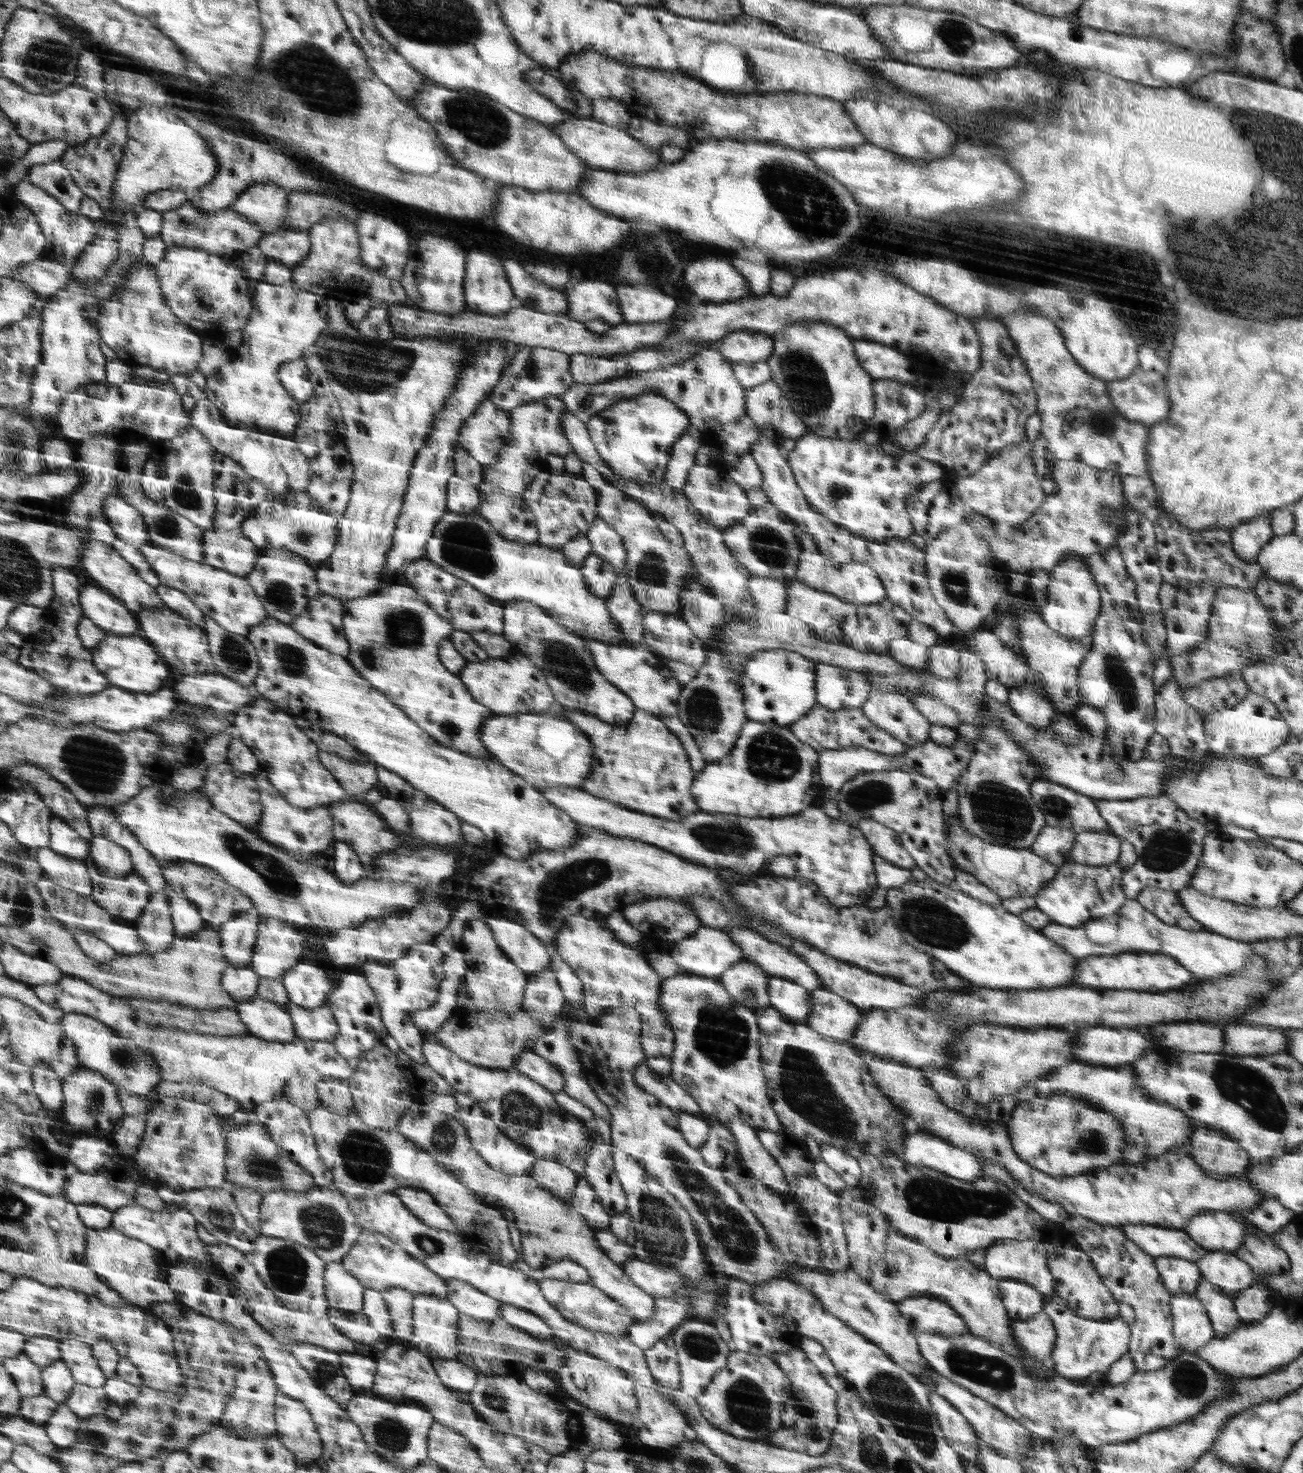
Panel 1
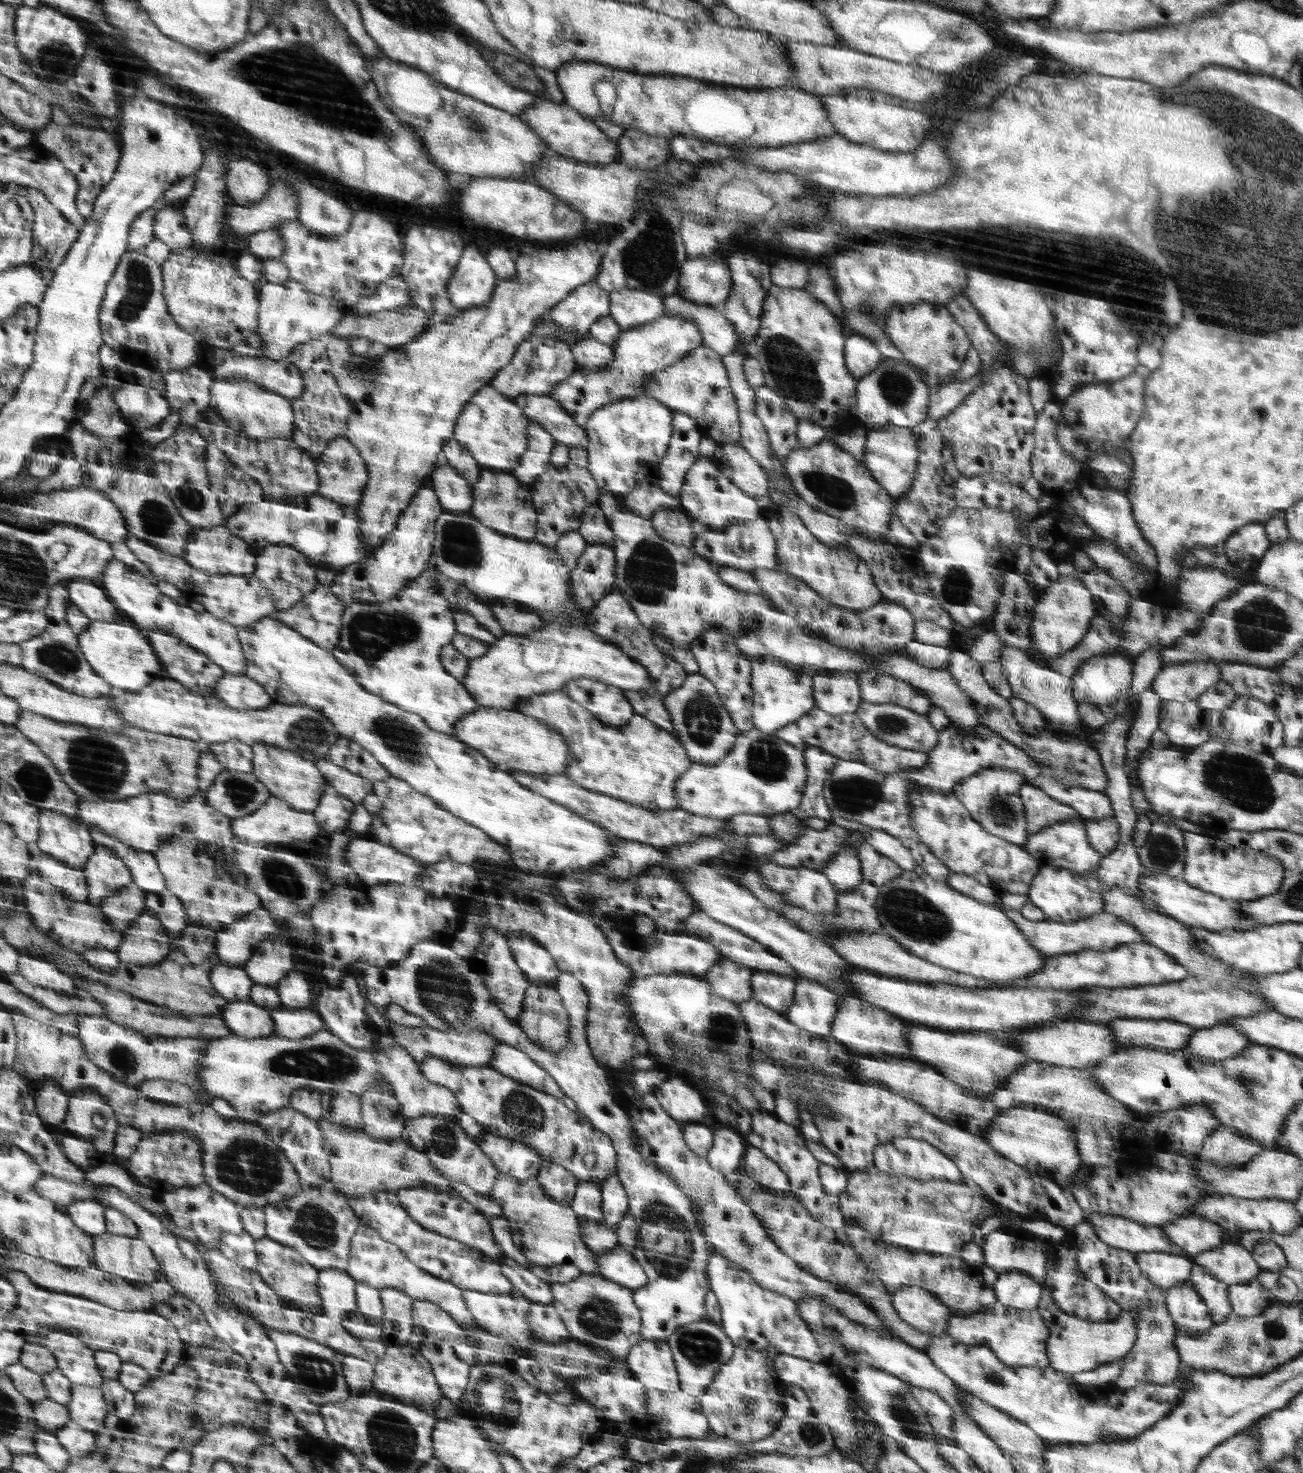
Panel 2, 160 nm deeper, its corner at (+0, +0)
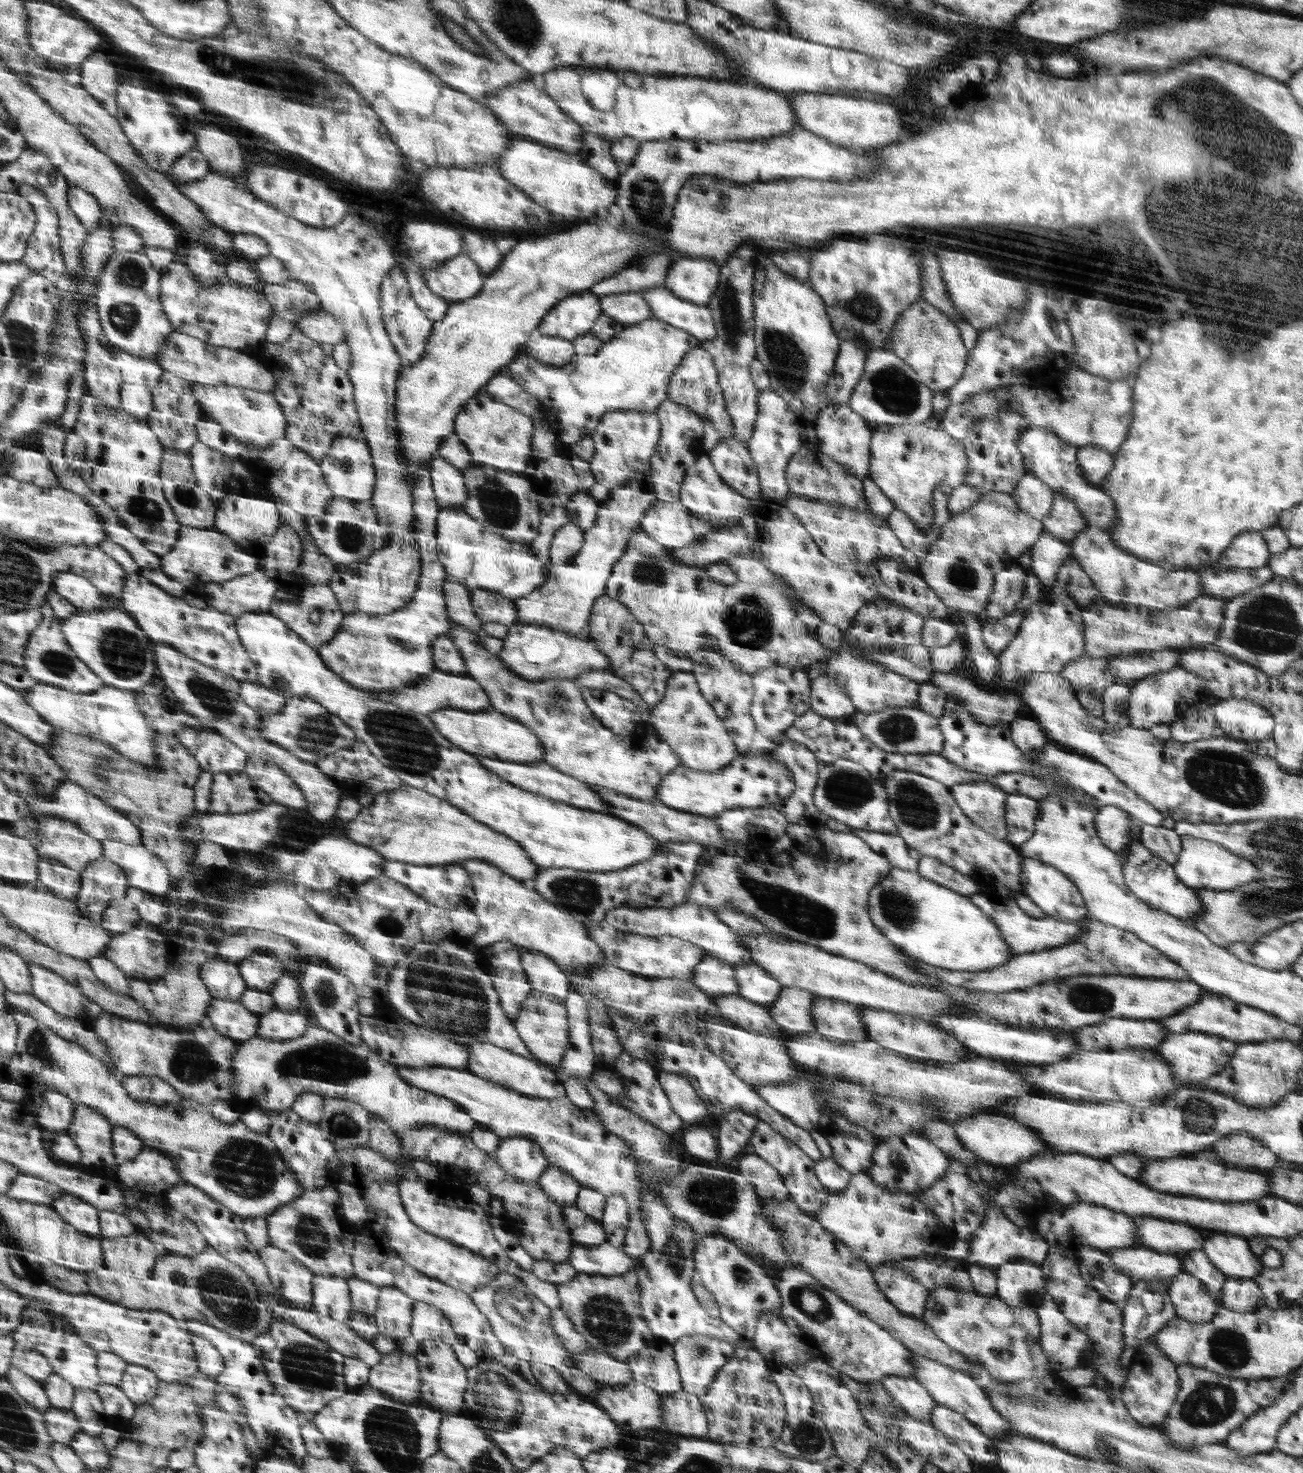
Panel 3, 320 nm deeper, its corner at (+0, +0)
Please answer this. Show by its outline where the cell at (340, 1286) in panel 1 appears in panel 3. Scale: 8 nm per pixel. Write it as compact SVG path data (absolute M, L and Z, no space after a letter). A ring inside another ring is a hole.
M328 1274L315 1276L311 1308L320 1316L346 1323L353 1312L348 1279Z

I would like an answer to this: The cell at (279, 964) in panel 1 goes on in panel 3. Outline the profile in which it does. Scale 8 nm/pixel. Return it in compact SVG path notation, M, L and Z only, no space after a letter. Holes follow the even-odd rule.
M254 954L238 964L246 986L264 992L271 991L286 972L285 964L280 964L278 959L268 954Z

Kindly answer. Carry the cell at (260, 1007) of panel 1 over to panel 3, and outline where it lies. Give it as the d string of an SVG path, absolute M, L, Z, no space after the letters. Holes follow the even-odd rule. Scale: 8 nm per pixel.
M215 999L210 1006L209 1023L228 1039L244 1042L259 1036L261 1018L239 1001Z

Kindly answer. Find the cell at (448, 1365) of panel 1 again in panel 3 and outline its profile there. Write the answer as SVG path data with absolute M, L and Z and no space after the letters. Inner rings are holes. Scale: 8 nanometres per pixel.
M423 1340L418 1352L414 1354L420 1370L420 1400L442 1410L442 1414L454 1414L464 1406L466 1392L466 1368L456 1360L450 1344Z

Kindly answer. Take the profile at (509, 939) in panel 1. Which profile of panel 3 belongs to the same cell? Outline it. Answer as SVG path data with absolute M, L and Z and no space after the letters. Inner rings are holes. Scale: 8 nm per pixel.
M519 947L519 951L533 990L551 994L563 1004L572 985L569 982L570 976L553 959L538 950Z

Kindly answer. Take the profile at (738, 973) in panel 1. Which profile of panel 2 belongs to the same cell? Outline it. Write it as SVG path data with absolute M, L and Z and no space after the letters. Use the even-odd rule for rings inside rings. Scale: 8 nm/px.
M722 958L703 977L709 981L714 992L738 1004L752 999L753 972L750 967Z

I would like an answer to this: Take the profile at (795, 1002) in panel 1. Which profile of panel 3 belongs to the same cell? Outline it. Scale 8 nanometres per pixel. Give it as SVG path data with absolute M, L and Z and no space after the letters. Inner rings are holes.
M754 964L737 965L736 979L739 995L764 1006L774 1004L784 988L773 976Z

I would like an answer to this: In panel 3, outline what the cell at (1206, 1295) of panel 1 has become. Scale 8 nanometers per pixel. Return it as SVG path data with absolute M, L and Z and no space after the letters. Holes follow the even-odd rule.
M1191 1250L1180 1254L1180 1259L1184 1272L1198 1278L1202 1286L1208 1290L1208 1294L1214 1297L1217 1310L1224 1307L1221 1294L1227 1276L1210 1262L1206 1253L1203 1250Z

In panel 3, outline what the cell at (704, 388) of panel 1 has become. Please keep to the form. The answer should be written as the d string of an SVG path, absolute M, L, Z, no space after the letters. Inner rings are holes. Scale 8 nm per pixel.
M700 346L689 350L688 356L672 373L667 398L687 406L692 412L710 420L714 428L724 438L732 438L734 436L733 422L731 421L731 416L726 412L724 397L718 384L718 371L709 352L706 352Z

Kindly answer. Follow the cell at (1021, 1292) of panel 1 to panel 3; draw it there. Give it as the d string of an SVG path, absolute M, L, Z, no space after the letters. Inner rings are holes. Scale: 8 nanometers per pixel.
M1016 1260L995 1268L997 1276L996 1297L1010 1308L1037 1309L1048 1299L1045 1275L1041 1265L1032 1261Z

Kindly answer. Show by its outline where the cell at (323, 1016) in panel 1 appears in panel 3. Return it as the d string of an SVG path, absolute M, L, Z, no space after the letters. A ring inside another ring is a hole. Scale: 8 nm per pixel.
M274 1008L260 1016L259 1038L269 1040L293 1040L307 1032L308 1020L298 1011L287 1012Z

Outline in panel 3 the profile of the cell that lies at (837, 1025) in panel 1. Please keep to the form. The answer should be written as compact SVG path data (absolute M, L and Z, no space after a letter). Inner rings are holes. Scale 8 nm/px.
M782 988L774 1004L768 1006L774 1023L790 1035L816 1032L812 1017L812 1006L816 997L818 996L813 992L803 988Z

